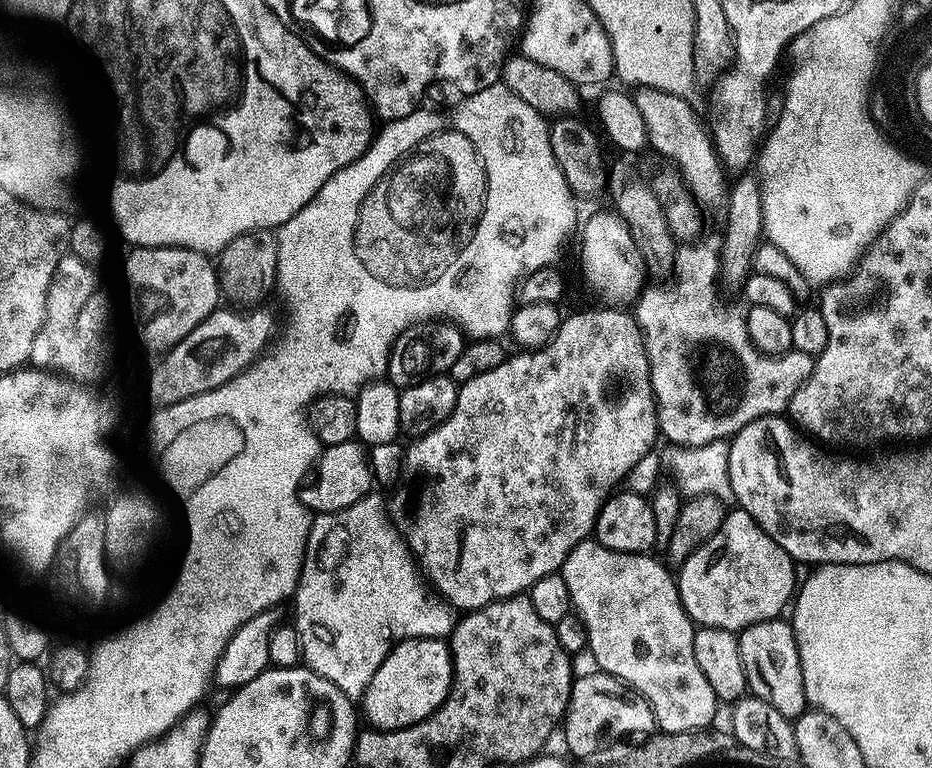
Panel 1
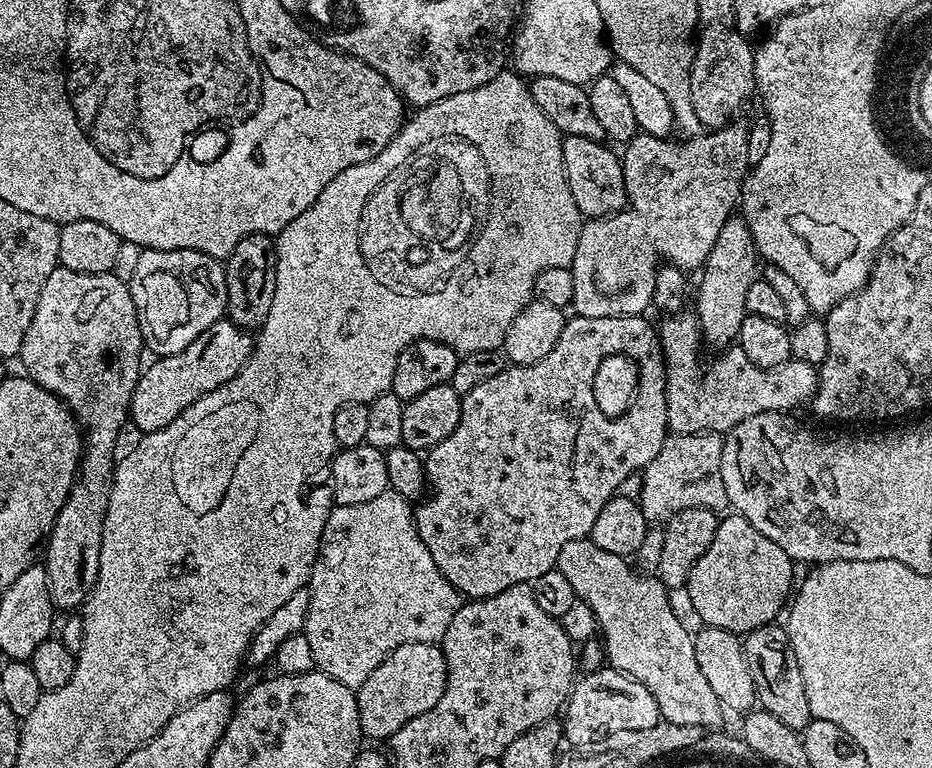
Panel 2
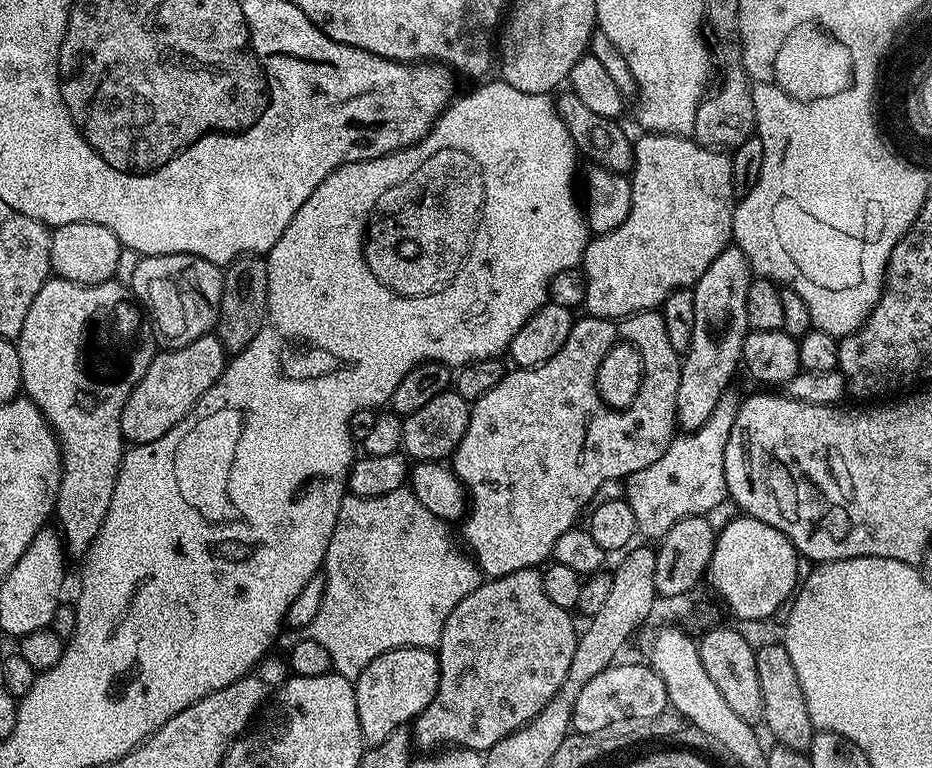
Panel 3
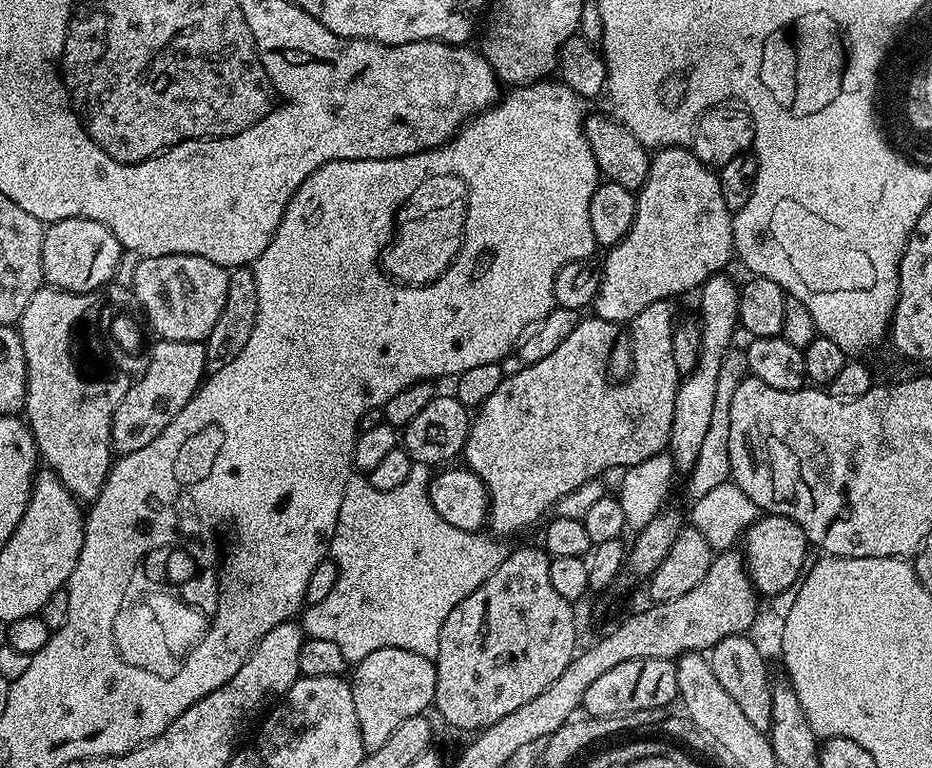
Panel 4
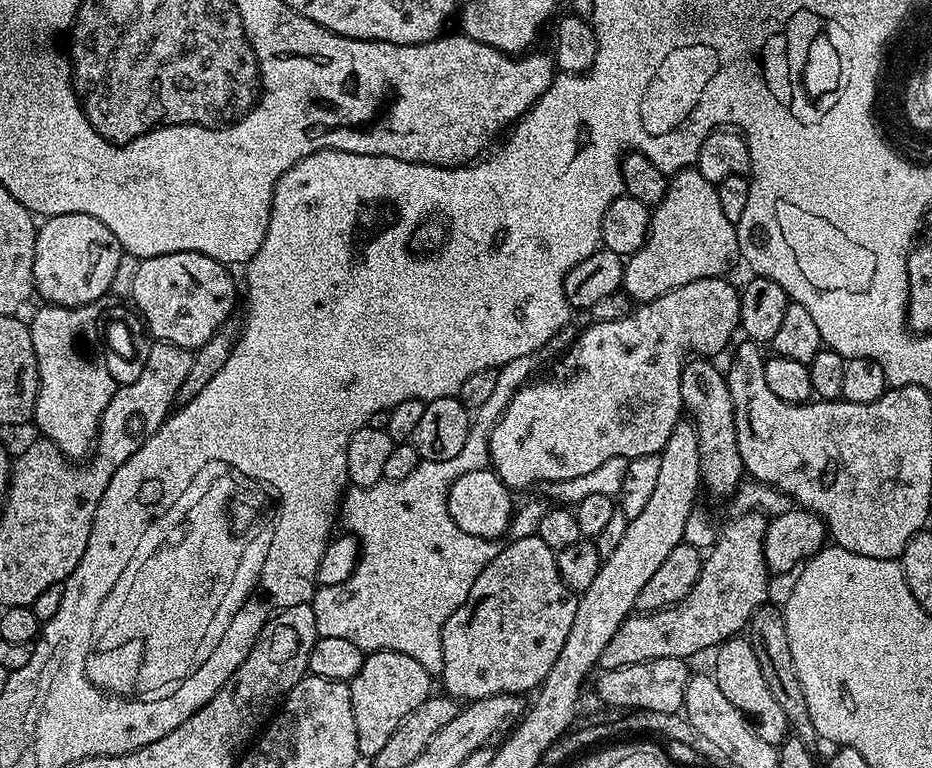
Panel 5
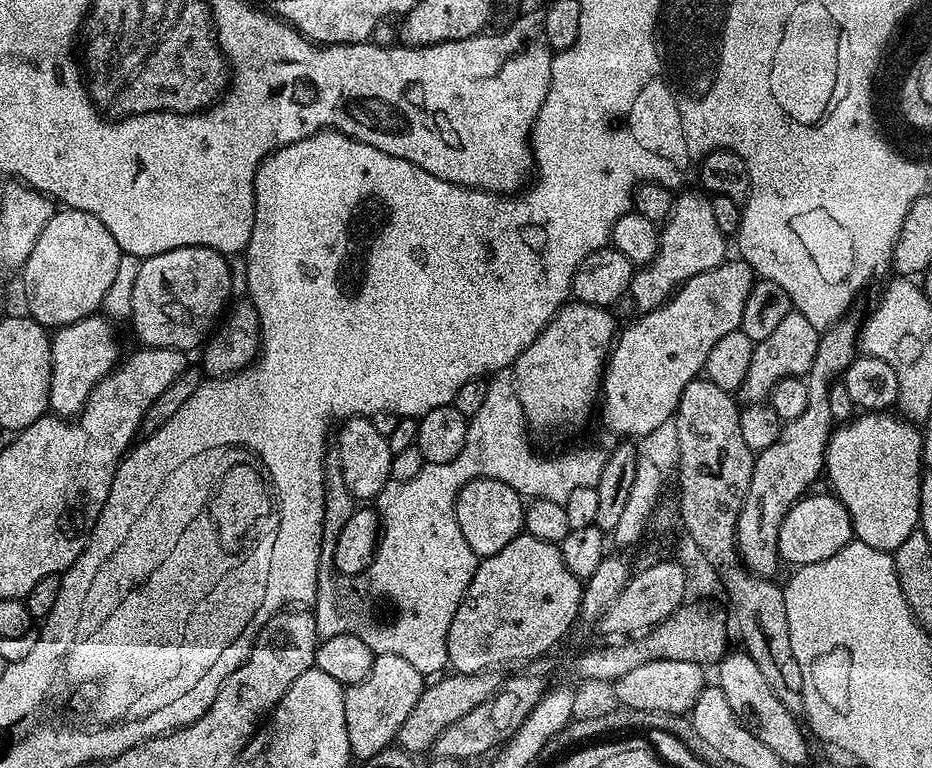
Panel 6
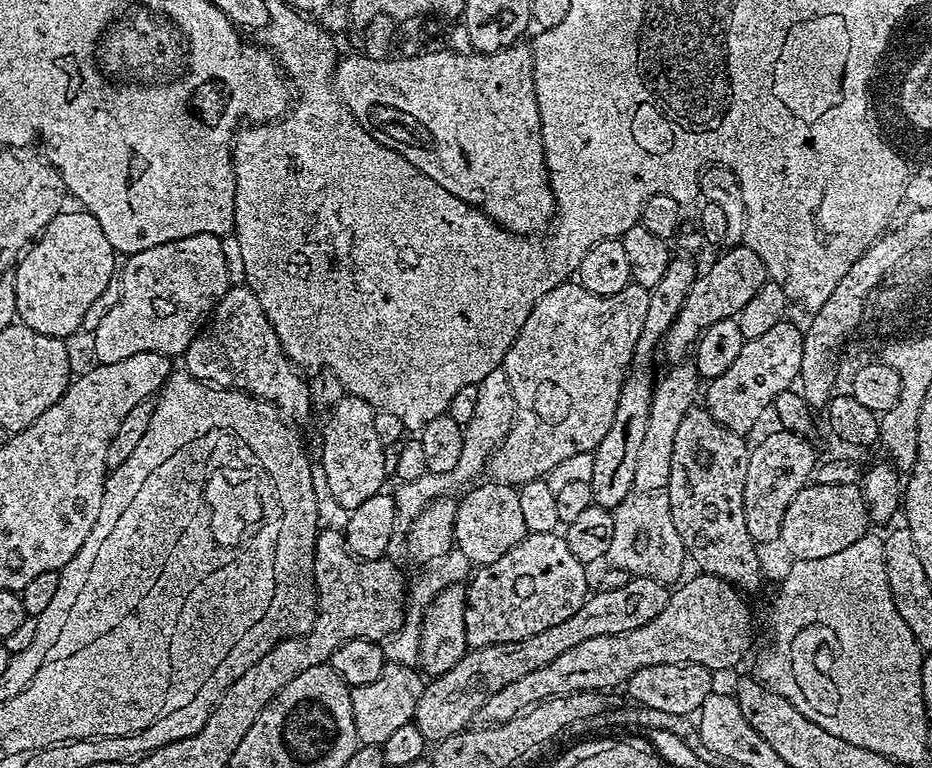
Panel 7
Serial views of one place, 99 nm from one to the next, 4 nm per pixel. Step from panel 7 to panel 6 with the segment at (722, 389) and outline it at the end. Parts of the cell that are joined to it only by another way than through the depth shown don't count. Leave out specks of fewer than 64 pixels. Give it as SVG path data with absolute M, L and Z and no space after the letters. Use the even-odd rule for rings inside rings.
M794 310L786 314L782 323L774 329L774 334L753 347L752 365L742 385L745 401L763 401L777 384L789 379L787 376L807 377L810 366L814 366L814 354L818 354L821 335L821 329L812 325L802 313Z

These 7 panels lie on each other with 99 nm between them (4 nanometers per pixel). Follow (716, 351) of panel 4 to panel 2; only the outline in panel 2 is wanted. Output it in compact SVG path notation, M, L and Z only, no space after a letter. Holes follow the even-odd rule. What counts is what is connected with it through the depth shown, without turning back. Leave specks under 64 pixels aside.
M733 214L722 226L714 242L714 250L706 258L699 273L700 285L694 288L694 315L700 326L700 335L705 345L713 344L716 350L723 350L739 337L740 327L746 315L746 294L750 282L758 278L758 253L756 243L748 229L743 215Z

